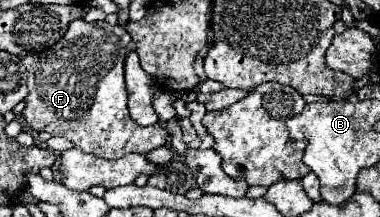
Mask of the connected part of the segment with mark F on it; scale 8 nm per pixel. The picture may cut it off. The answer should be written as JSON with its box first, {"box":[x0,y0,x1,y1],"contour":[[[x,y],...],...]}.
{"box":[21,20,169,160],"contour":[[[75,20],[69,24],[61,42],[49,50],[25,56],[23,64],[29,74],[29,96],[25,98],[27,106],[21,114],[25,124],[35,132],[63,136],[73,142],[75,148],[105,160],[115,160],[131,152],[147,154],[149,150],[165,145],[169,132],[161,124],[145,128],[129,118],[123,78],[129,42],[131,36],[119,24],[87,24],[85,20]]]}

